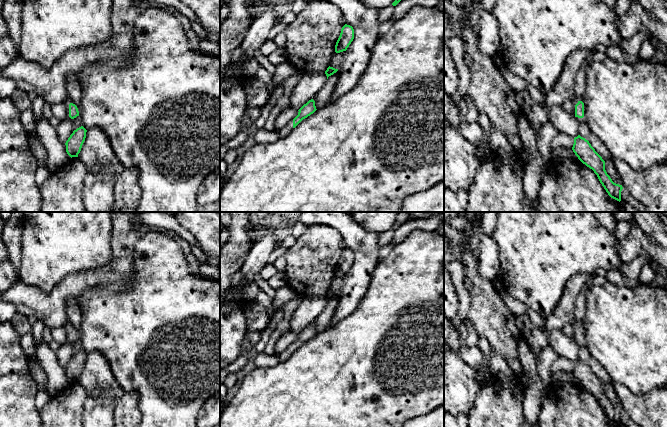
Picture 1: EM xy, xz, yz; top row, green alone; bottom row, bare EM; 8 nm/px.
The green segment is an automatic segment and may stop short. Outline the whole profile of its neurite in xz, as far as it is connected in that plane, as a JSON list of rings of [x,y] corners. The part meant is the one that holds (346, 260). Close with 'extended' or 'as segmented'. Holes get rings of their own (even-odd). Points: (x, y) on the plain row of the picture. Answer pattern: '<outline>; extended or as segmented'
[[[345,248],[342,253],[340,260],[335,269],[335,276],[340,277],[346,275],[351,266],[354,263],[354,253],[352,250]]]; as segmented

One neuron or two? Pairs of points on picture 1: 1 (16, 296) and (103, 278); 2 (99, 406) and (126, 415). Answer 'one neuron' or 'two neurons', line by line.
1: one neuron
2: two neurons

